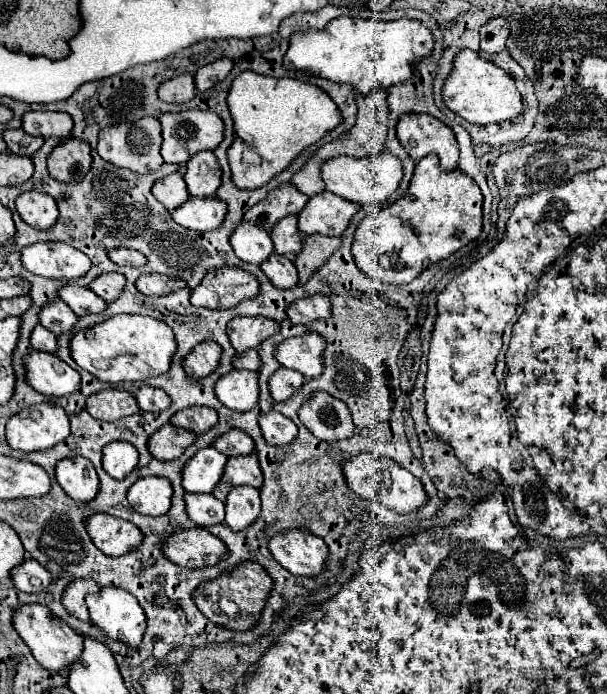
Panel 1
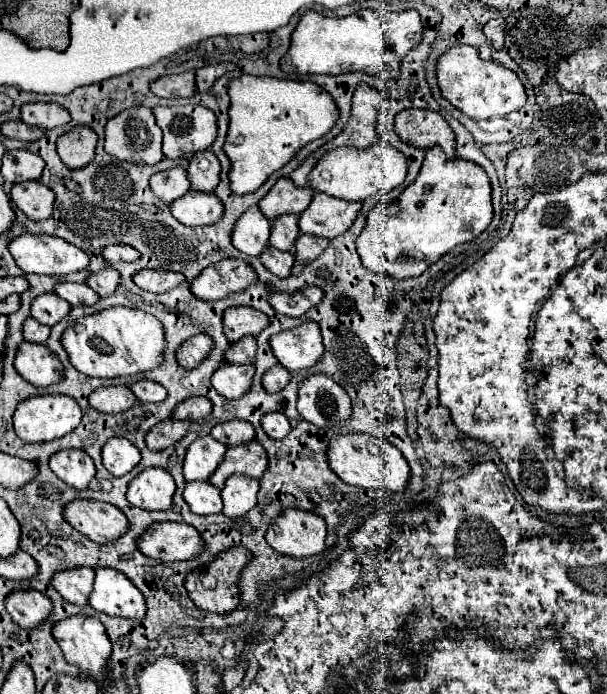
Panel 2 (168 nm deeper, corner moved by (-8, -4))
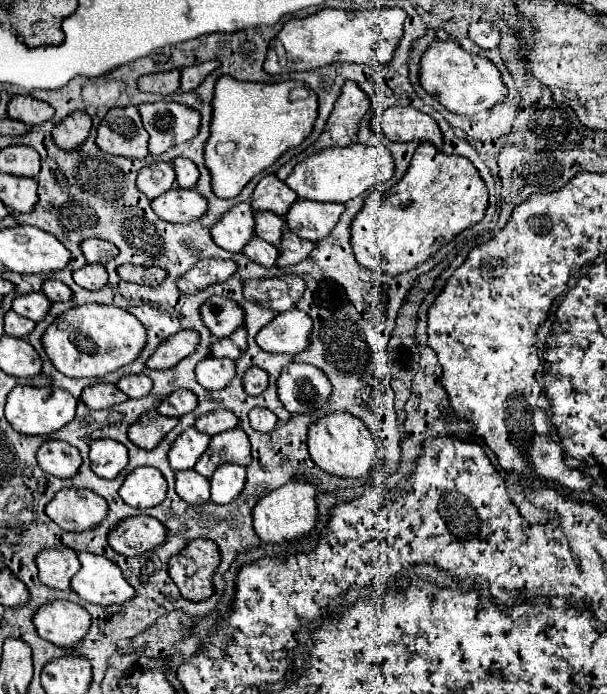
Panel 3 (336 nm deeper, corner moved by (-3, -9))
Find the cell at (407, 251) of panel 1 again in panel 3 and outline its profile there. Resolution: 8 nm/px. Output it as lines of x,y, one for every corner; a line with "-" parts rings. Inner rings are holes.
419,143
407,173
401,177
399,183
393,185
391,195
383,199
383,193
373,191
371,197
361,207
361,211
355,215
351,223
351,247
359,265
369,267
373,271
397,275
427,261
457,233
479,223
485,211
487,211
487,187
479,177
477,169
469,163
469,159
461,155
445,155
433,143

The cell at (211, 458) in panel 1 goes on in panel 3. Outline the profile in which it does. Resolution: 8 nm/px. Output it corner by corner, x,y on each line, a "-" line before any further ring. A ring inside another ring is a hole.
187,427
171,445
171,449
167,451
167,459
173,471
181,471
181,469
193,469
195,461
199,459
199,455
203,455
203,451
207,449
209,443
209,435
197,431
195,427

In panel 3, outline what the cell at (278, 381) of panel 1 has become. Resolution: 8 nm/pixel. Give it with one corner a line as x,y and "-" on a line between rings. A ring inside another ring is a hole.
249,367
243,377
243,389
247,395
261,395
267,387
269,375
259,367

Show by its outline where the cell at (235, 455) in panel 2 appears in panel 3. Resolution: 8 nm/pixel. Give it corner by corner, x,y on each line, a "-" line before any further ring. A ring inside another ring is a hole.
233,427
213,435
207,451
195,463
195,471
209,479
215,467
219,467
221,463
231,463
231,461
243,467
251,463
251,443
241,427

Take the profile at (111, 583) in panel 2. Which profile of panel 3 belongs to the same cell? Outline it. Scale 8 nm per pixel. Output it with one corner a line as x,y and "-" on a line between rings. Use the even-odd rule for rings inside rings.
77,553
81,569
71,579
71,589
89,603
123,603
135,593
125,581
121,569
103,555

